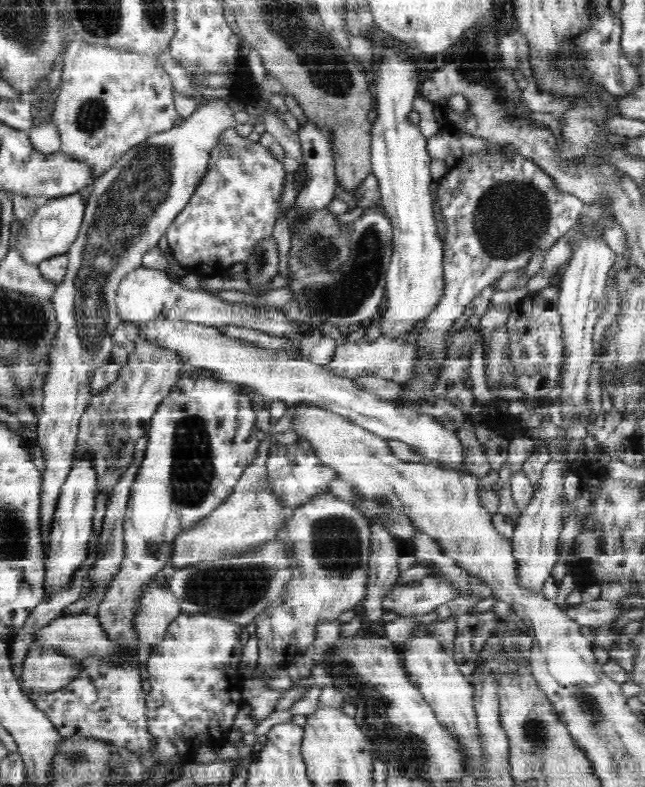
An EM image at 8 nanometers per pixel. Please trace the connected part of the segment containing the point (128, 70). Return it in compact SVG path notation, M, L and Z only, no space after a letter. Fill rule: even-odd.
M78 39L73 40L69 46L64 56L64 69L54 111L48 122L51 122L60 136L59 152L89 168L92 184L85 185L76 192L86 206L92 198L95 180L108 172L129 148L144 143L150 136L170 131L177 126L180 117L174 105L175 89L172 80L155 58L120 52Z

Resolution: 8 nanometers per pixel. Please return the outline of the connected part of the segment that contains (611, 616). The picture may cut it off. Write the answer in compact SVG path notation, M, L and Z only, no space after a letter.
M598 598L578 606L568 604L566 600L561 610L564 610L564 613L580 626L596 629L611 624L619 616L622 608L616 606L615 602L607 602Z

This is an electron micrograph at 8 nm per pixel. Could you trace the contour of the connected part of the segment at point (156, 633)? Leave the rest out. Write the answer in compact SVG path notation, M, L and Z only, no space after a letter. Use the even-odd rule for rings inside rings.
M156 582L152 584L142 600L137 619L141 642L153 646L162 640L170 620L174 620L178 614L181 614L180 604L168 590L168 584L161 587Z

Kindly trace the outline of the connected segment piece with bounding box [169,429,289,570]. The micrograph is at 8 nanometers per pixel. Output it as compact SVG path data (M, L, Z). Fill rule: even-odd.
M271 429L265 433L265 438L260 442L259 455L242 472L230 496L212 512L208 512L208 516L200 518L191 528L176 536L169 559L169 564L175 567L175 570L182 570L200 562L209 562L211 555L242 555L263 543L275 540L275 535L282 527L282 520L289 514L289 510L278 504L266 482L264 464L268 456L266 442L270 442L270 431Z

